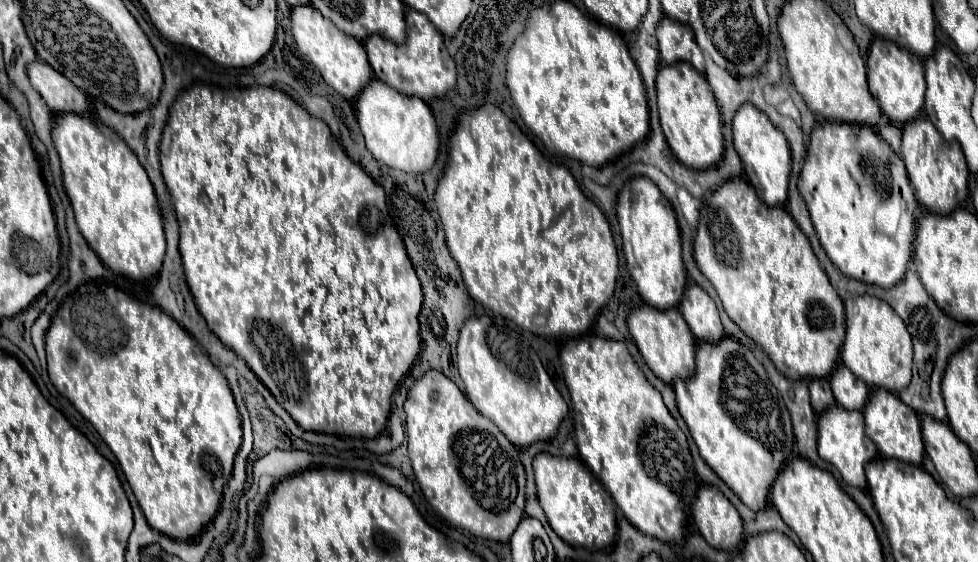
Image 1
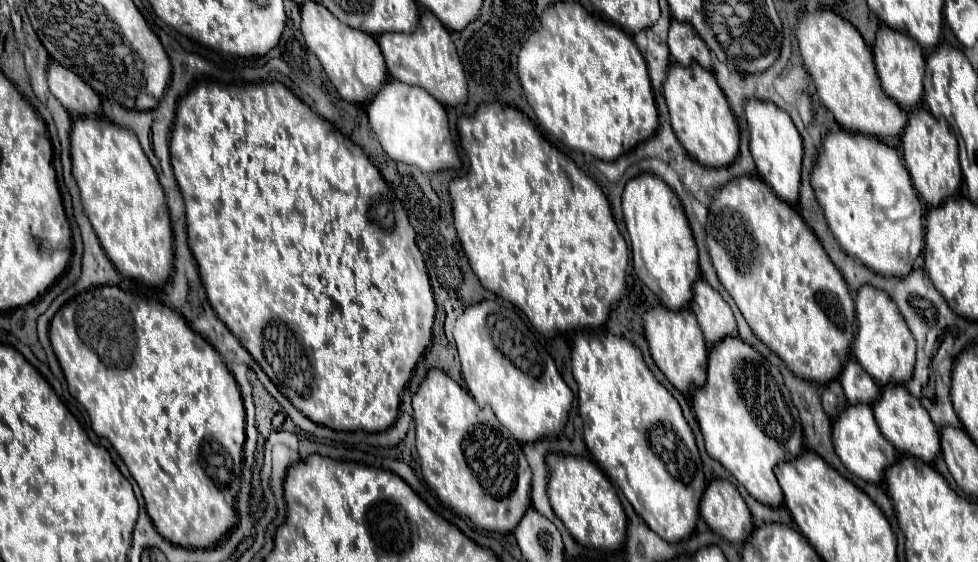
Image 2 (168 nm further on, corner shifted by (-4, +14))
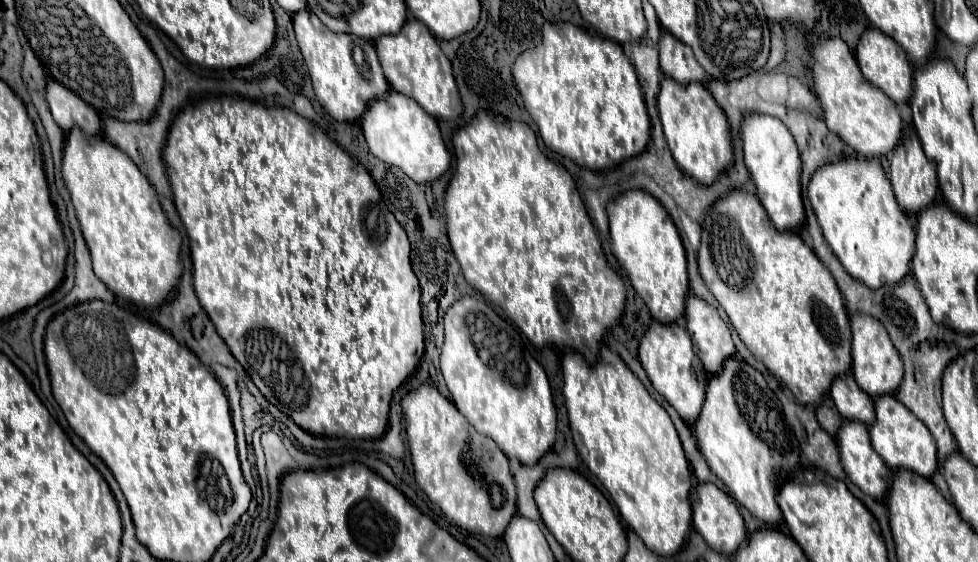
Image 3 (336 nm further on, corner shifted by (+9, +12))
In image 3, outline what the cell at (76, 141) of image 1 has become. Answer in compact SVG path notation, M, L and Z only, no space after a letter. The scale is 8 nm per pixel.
M74 128L66 140L62 176L76 208L98 280L116 296L136 306L162 306L182 276L182 238L170 226L146 174L102 136L86 138Z

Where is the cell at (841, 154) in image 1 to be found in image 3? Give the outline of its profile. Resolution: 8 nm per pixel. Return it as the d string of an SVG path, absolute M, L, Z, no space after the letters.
M844 158L840 162L826 164L826 168L818 168L808 184L808 198L828 246L850 272L850 276L864 282L868 288L880 288L882 284L898 284L910 272L910 260L914 254L914 228L910 226L906 214L898 208L894 192L890 192L890 180L886 180L878 160Z

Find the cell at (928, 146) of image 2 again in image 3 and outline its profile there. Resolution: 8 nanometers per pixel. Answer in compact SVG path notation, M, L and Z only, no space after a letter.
M916 134L904 136L900 142L902 144L898 144L888 154L892 190L894 190L894 196L896 196L898 206L904 212L920 212L922 208L926 208L934 200L934 196L938 192L938 180L934 180L934 164L930 164L926 160L926 154L922 152L922 144L918 144Z

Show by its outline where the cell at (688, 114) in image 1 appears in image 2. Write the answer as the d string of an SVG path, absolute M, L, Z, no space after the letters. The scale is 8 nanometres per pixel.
M697 62L689 66L671 64L663 84L663 98L669 106L671 126L691 158L709 168L729 166L735 160L739 154L739 128L711 70Z

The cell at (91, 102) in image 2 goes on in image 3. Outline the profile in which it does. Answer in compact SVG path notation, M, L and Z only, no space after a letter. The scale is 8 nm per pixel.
M50 82L46 86L46 100L50 104L50 112L56 124L64 132L70 132L74 126L78 126L88 136L96 136L102 132L98 112L68 88Z

